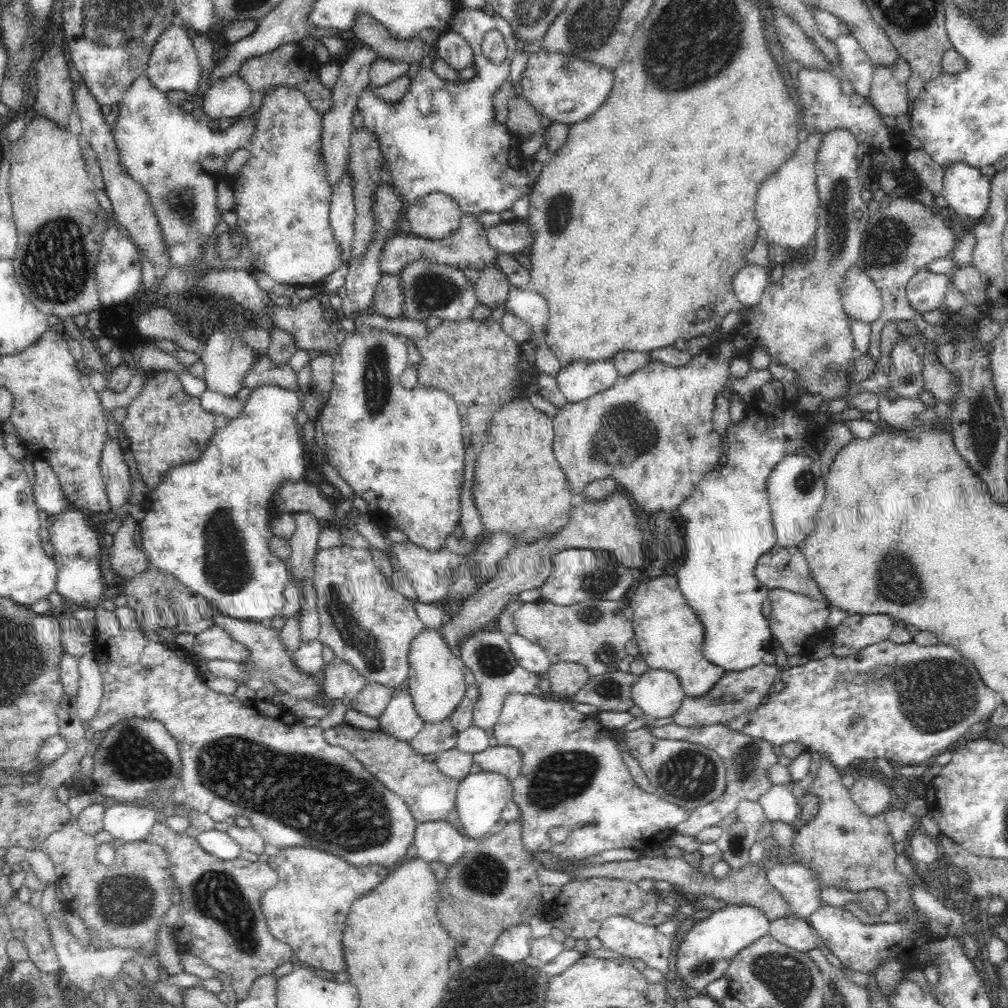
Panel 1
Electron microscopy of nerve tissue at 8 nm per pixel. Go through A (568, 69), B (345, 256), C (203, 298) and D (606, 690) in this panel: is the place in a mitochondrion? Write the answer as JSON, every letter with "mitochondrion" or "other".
{"A":"mitochondrion","B":"other","C":"other","D":"mitochondrion"}

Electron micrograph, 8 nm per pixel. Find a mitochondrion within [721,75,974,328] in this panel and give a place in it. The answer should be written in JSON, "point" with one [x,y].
{"point":[890,241]}

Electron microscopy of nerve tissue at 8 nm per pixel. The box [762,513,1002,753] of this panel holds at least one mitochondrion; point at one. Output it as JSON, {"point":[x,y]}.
{"point":[938,694]}

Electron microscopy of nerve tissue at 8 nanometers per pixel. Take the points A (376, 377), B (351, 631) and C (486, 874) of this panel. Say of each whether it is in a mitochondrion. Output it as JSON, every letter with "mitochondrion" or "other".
{"A":"mitochondrion","B":"mitochondrion","C":"mitochondrion"}

